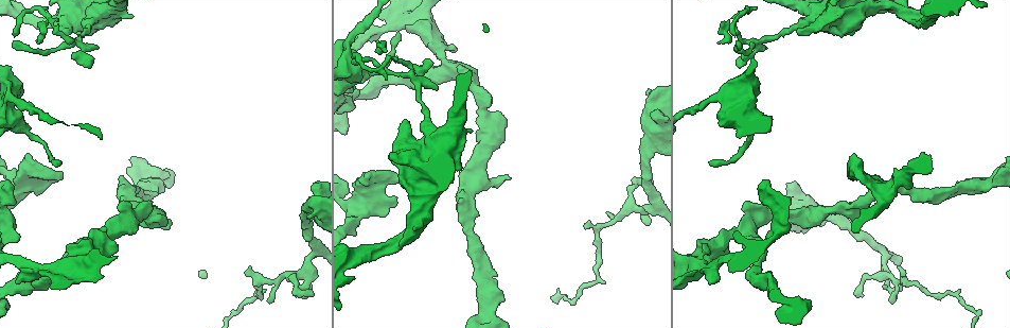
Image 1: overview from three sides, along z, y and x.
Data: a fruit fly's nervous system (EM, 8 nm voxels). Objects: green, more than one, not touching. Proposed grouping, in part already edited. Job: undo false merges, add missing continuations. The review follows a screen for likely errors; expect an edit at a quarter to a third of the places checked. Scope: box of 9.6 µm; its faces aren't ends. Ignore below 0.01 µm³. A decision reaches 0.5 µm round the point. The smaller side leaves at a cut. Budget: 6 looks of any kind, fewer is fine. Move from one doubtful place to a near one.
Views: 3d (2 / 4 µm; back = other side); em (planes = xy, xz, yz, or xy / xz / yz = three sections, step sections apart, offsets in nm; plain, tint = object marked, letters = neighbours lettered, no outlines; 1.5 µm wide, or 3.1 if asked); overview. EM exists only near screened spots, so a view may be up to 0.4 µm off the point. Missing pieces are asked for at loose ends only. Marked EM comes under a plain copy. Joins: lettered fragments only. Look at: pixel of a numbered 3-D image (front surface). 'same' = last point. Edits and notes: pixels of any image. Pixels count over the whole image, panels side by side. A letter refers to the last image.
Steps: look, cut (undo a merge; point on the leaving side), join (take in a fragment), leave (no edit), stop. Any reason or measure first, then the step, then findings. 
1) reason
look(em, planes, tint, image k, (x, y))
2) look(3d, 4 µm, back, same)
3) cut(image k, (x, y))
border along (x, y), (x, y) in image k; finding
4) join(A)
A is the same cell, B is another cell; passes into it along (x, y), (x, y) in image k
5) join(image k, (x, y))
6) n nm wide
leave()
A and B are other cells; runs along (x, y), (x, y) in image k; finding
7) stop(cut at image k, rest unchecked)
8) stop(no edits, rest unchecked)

branch stops here
look(em, yz, step 4, letters, image 1, (424, 60))

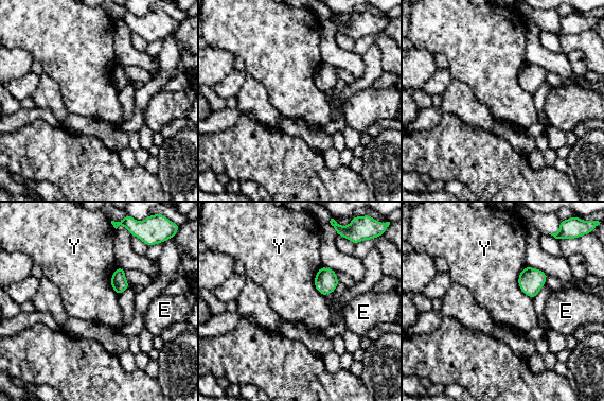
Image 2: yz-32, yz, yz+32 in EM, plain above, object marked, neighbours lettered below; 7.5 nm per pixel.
look(em, planes, letters, same)

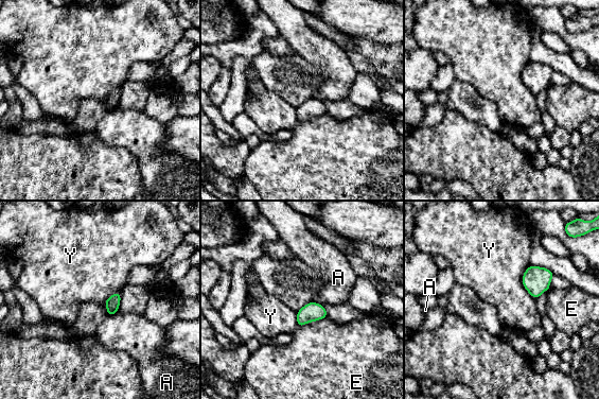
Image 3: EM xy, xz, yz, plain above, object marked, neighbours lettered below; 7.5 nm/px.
leave()
A, E and Y are other cells; border along (529, 264), (522, 284), (535, 300) in image 3; no lettered fragment goes on from it

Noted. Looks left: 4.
tapers out
look(3d, 4 µm, back, image 1, (397, 34))

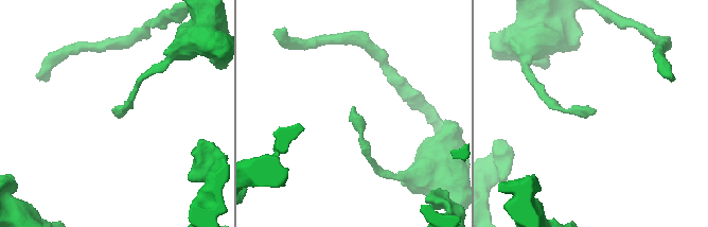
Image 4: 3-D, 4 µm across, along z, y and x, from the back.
need the tissue
look(em, yz, step 8, letters, image 4, (116, 113))

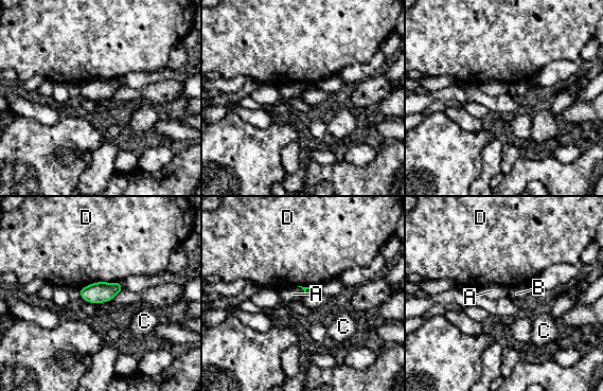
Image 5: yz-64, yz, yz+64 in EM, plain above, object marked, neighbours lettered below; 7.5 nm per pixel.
D touches over 320 nm
leave()
A, B, C and D are other cells; border along (297, 286), (304, 294) in image 5; no lettered fragment goes on from it

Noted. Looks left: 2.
narrows sharply
look(em, yz, step 4, tint, image 1, (757, 266))

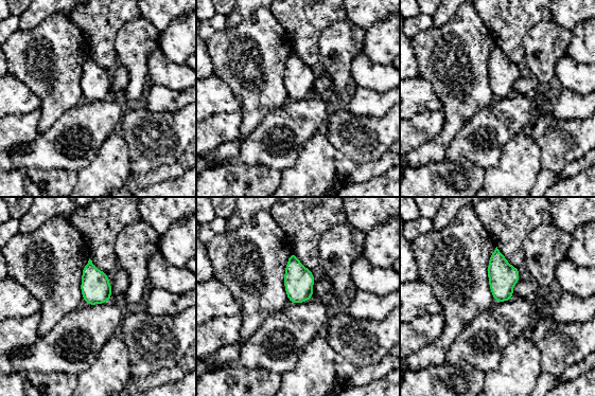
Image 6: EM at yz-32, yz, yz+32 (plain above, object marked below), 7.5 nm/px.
cut it another way
look(em, planes, letters, same)

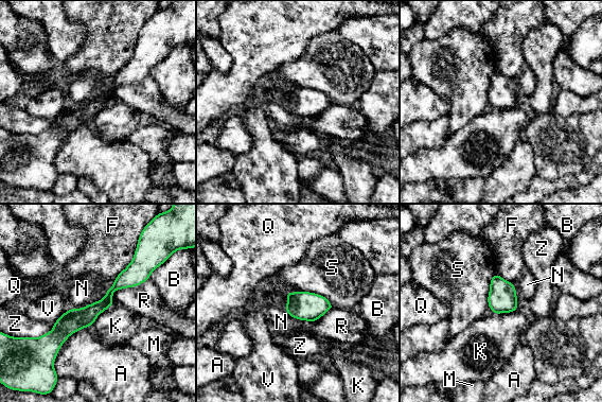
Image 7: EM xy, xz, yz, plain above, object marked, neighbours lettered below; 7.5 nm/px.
S touches over 400 nm
leave()
A, B, F, K, M, N, Q, R, S, V and Z are other cells; one neuron here

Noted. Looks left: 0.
stop(no edits, rest unchecked)

